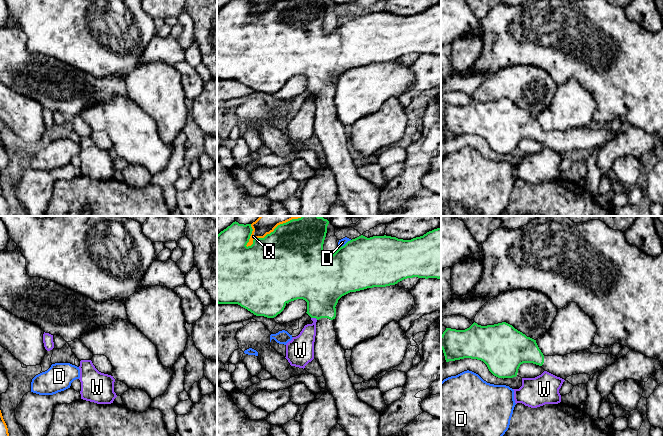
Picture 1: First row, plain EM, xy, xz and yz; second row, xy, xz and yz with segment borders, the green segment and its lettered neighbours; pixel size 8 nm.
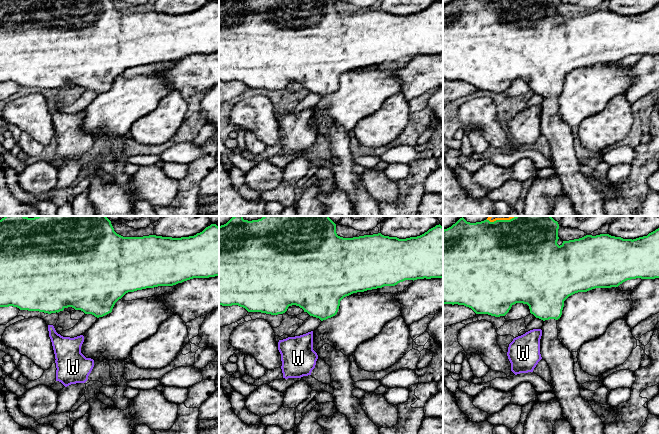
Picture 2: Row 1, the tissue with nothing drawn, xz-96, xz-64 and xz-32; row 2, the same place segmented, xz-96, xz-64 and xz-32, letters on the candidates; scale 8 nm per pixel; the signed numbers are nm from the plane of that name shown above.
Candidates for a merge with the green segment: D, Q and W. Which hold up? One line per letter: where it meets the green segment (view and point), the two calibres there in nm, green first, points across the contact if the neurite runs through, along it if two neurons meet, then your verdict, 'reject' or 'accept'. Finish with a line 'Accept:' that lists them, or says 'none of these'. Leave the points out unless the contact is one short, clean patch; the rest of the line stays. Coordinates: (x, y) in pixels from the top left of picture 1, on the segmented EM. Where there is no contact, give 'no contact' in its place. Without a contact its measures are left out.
D: xz (345, 244) | 400/60 nm | reject
Q: xz (273, 231) | 500/180 nm | reject
W: xz (314, 317) | 340/180 nm | reject
Accept: none of these

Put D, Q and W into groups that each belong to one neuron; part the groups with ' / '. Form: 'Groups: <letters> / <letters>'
Groups: D / Q / W

